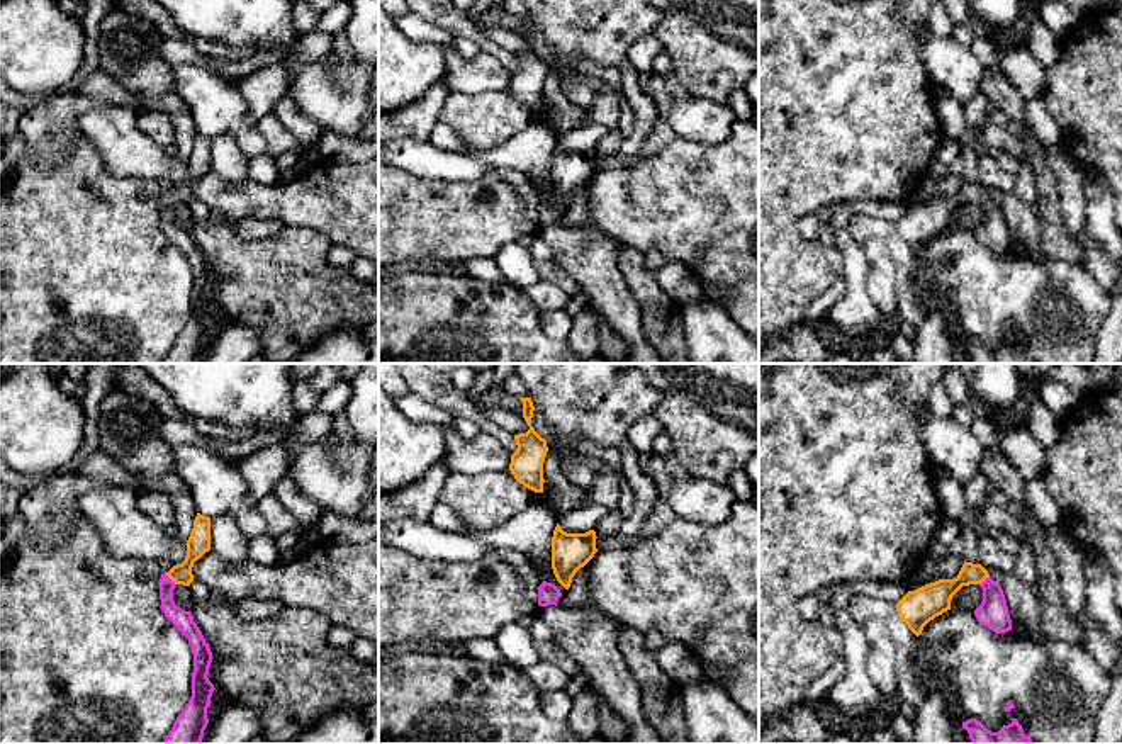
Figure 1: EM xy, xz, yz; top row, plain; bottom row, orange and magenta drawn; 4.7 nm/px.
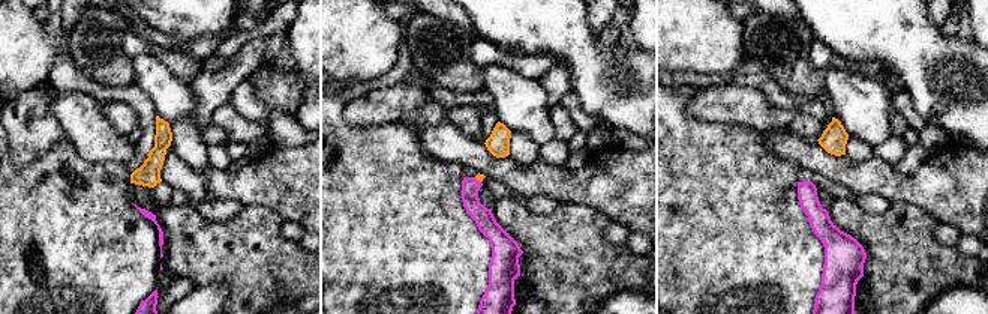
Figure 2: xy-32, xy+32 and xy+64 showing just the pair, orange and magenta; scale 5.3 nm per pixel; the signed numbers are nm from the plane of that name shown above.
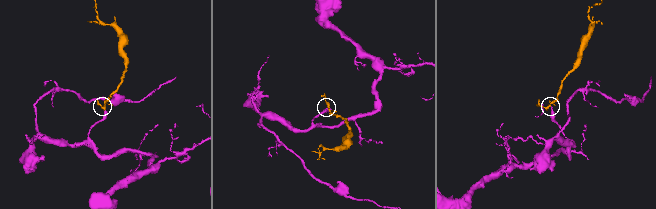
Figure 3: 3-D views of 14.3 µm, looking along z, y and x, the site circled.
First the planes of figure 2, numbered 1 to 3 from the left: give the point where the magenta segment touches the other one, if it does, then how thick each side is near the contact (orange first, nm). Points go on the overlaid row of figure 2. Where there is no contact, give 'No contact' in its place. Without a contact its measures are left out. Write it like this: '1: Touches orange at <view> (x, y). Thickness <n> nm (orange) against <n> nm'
1: No contact
2: Touches orange at xy+32 (477, 179). Thickness 40 nm (orange) against 110 nm
3: No contact

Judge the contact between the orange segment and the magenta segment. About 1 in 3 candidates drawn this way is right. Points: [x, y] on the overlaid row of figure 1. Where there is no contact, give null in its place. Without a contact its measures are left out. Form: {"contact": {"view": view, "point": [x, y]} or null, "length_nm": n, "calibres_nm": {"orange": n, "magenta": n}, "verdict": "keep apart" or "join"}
{"contact": {"view": "xy", "point": [170, 578]}, "length_nm": 80, "calibres_nm": {"orange": 110, "magenta": 90}, "verdict": "join"}

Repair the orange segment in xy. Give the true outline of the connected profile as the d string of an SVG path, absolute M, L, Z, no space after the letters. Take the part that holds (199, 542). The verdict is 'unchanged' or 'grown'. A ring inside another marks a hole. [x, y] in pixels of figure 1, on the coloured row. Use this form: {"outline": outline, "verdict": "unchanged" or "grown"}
{"outline": "M197 513L194 528L187 540L187 557L160 578L160 600L165 617L188 639L194 654L192 696L177 717L163 744L200 744L209 724L207 708L210 705L214 685L209 681L212 652L190 612L182 610L173 601L177 584L190 586L192 567L197 559L210 550L210 518Z", "verdict": "grown"}

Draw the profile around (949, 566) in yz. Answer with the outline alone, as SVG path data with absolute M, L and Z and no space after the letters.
M949 554L947 557L939 561L937 572L932 578L923 576L922 571L918 569L918 572L906 581L908 591L915 591L939 579L954 579L957 578L962 564L964 564L962 557Z

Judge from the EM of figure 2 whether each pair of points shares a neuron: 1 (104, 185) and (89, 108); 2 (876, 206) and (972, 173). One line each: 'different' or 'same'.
1: different
2: different

